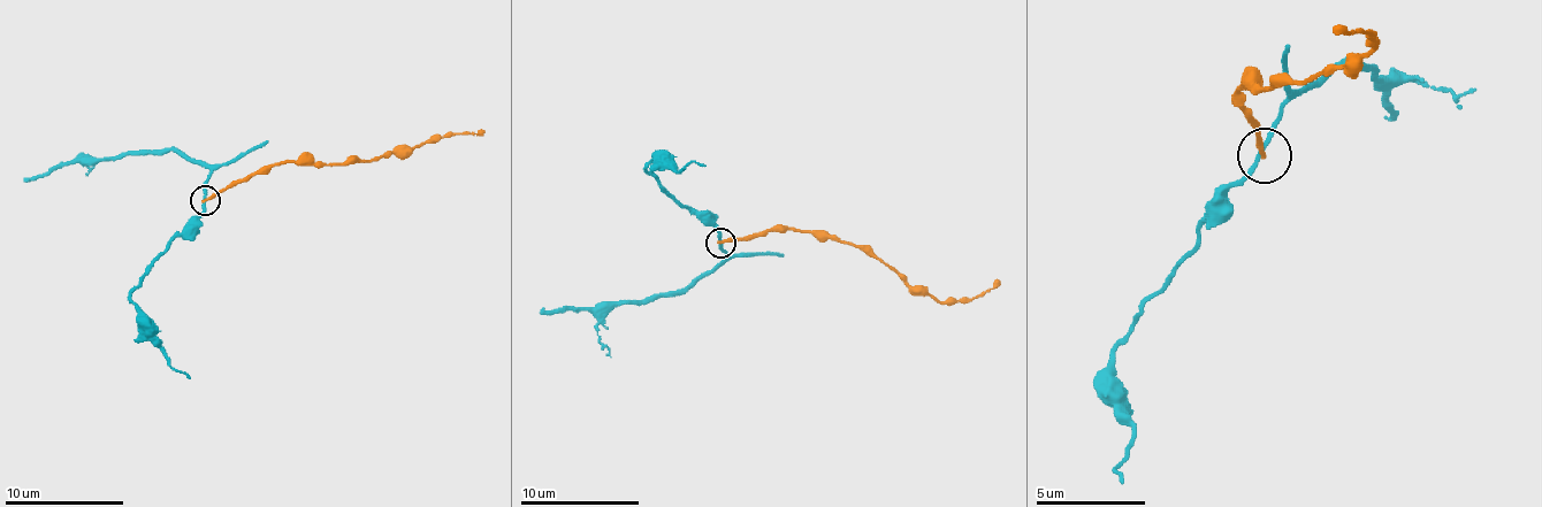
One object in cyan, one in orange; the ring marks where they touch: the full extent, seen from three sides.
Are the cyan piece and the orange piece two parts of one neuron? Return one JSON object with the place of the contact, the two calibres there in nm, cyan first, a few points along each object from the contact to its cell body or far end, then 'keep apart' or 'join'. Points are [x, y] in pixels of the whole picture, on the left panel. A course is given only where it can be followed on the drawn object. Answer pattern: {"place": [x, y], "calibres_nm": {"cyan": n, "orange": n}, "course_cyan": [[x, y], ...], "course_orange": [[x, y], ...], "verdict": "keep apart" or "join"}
{"place": [205, 200], "calibres_nm": {"cyan": 190, "orange": 220}, "course_cyan": [[204, 201], [201, 213], [168, 245], [130, 296], [139, 308], [139, 329], [189, 379]], "course_orange": [[204, 201], [273, 166], [367, 162], [409, 153], [427, 139], [483, 132]], "verdict": "keep apart"}

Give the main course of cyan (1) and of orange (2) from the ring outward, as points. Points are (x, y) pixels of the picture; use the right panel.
1: (1260, 156), (1238, 178), (1200, 238), (1113, 353), (1113, 408), (1135, 430), (1113, 468), (1123, 485)
2: (1266, 156), (1238, 91), (1244, 85), (1298, 85), (1348, 69), (1375, 41), (1365, 30), (1331, 30)

